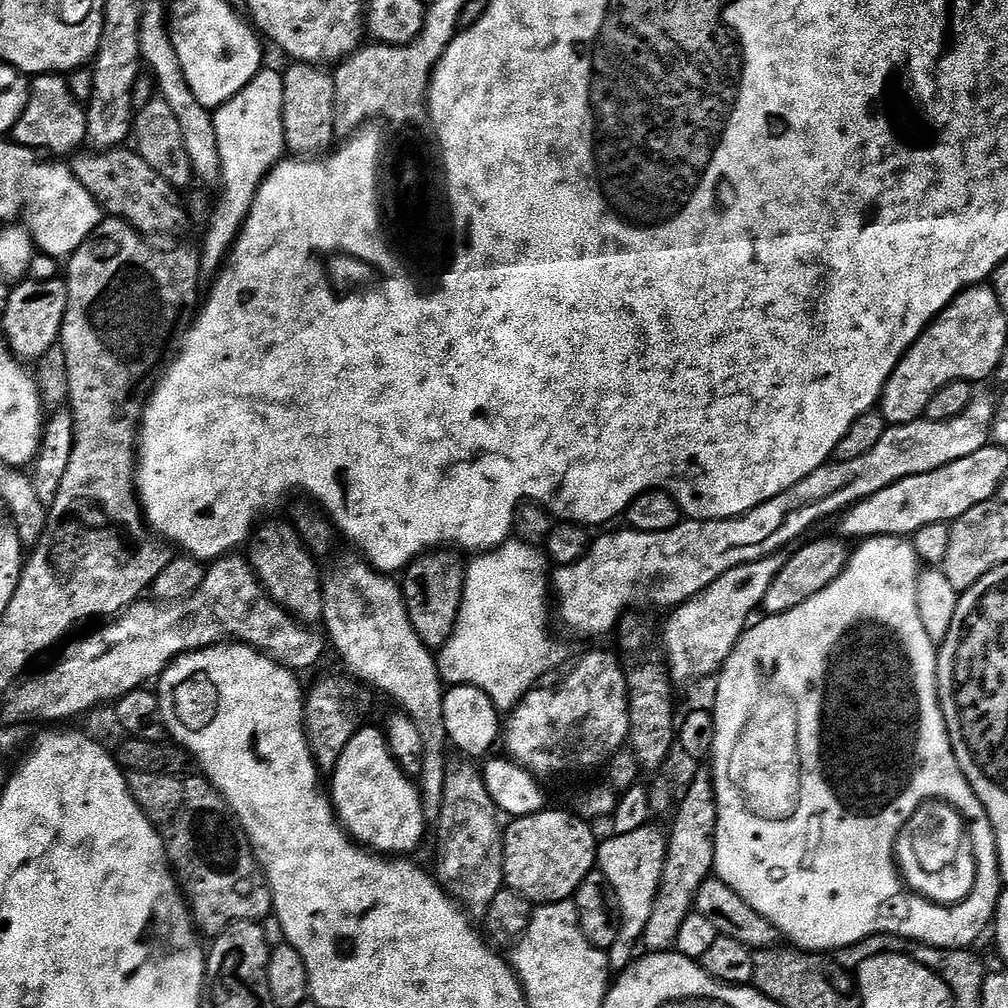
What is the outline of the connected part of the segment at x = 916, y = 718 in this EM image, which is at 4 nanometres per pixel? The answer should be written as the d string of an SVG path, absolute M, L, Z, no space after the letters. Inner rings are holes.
M874 536L863 541L857 547L860 549L849 555L844 573L830 582L826 590L814 594L814 598L802 602L802 606L786 610L786 614L765 615L764 620L757 619L745 628L715 681L716 724L710 776L715 786L718 821L715 822L713 875L726 882L746 906L754 906L758 914L765 916L781 937L788 939L789 936L797 949L813 954L832 954L835 948L848 948L883 932L935 948L971 949L972 943L987 928L989 931L1002 891L1002 877L992 850L977 851L974 890L962 903L956 904L954 910L932 908L923 895L900 892L902 876L895 872L896 864L889 864L889 852L896 852L894 837L900 824L921 797L945 796L949 801L956 801L960 808L971 810L977 807L977 802L960 768L954 736L948 733L948 724L940 709L941 685L930 663L934 640L926 634L926 626L918 624L912 628L912 636L882 638L882 634L898 632L884 628L882 622L872 622L872 634L876 636L856 638L856 624L836 618L850 610L850 584L856 586L856 568L868 568L876 552L888 546L890 536ZM892 660L904 664L912 676L892 676ZM758 664L792 668L792 688L796 688L796 700L800 700L800 724L804 724L804 736L812 740L812 752L819 761L804 772L804 796L794 796L792 784L796 784L796 778L780 778L780 772L794 776L794 766L790 766L794 760L790 748L794 746L796 734L794 710L786 700L770 700L772 696L766 694L766 686L754 672Z

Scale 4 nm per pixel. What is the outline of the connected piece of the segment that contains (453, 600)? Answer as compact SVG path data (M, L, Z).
M433 550L416 557L402 572L402 591L410 622L418 638L422 638L426 647L433 650L444 647L450 634L454 634L454 626L458 622L466 571L465 561L462 562L459 558L461 559L452 550Z

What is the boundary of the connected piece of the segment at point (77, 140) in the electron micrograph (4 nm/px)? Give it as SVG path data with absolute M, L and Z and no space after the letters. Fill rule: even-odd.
M40 74L33 80L36 81L31 81L28 105L22 118L18 118L12 127L11 139L23 148L33 149L40 154L53 152L56 158L75 153L83 145L80 143L88 140L88 113L85 105L74 98L63 75Z

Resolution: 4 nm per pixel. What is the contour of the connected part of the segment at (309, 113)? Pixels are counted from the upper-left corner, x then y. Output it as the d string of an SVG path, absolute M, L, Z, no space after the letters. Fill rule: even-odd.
M292 62L289 63L288 69L283 69L282 75L284 78L284 142L287 151L292 154L320 154L324 147L327 146L331 140L334 140L336 136L336 123L334 122L334 102L336 101L336 81L334 79L333 73L323 72L323 67L317 66L312 62Z

